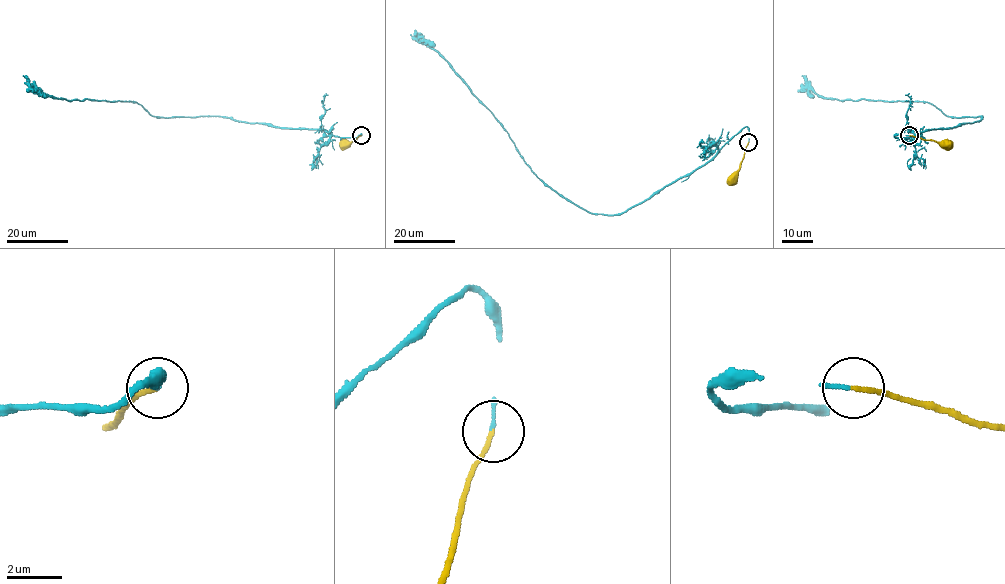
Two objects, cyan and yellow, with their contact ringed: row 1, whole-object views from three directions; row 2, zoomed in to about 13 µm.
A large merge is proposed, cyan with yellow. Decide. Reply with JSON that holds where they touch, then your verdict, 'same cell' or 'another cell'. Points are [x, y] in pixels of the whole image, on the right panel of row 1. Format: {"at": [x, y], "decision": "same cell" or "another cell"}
{"at": [909, 135], "decision": "same cell"}

